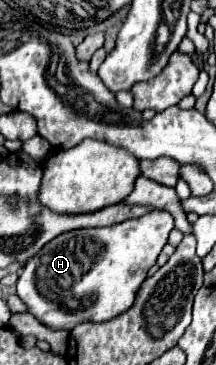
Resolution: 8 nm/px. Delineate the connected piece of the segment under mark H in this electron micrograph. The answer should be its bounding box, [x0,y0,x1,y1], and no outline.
[16,210,174,330]

